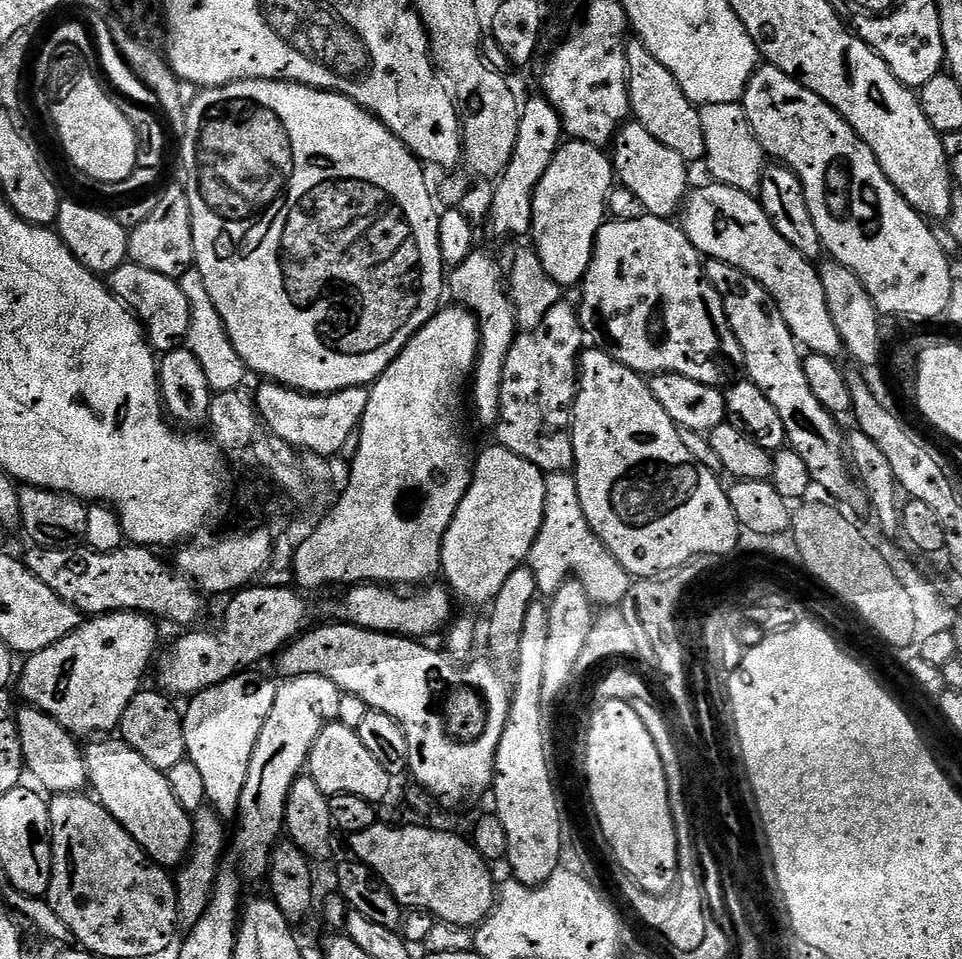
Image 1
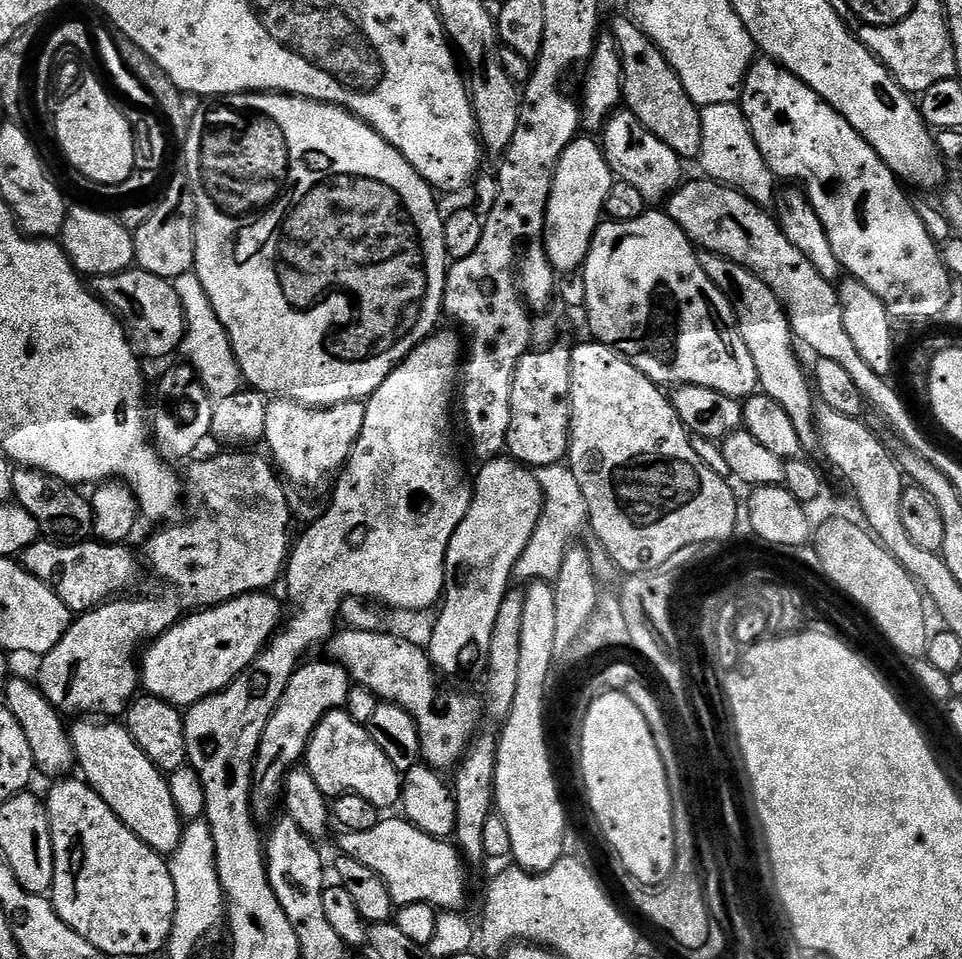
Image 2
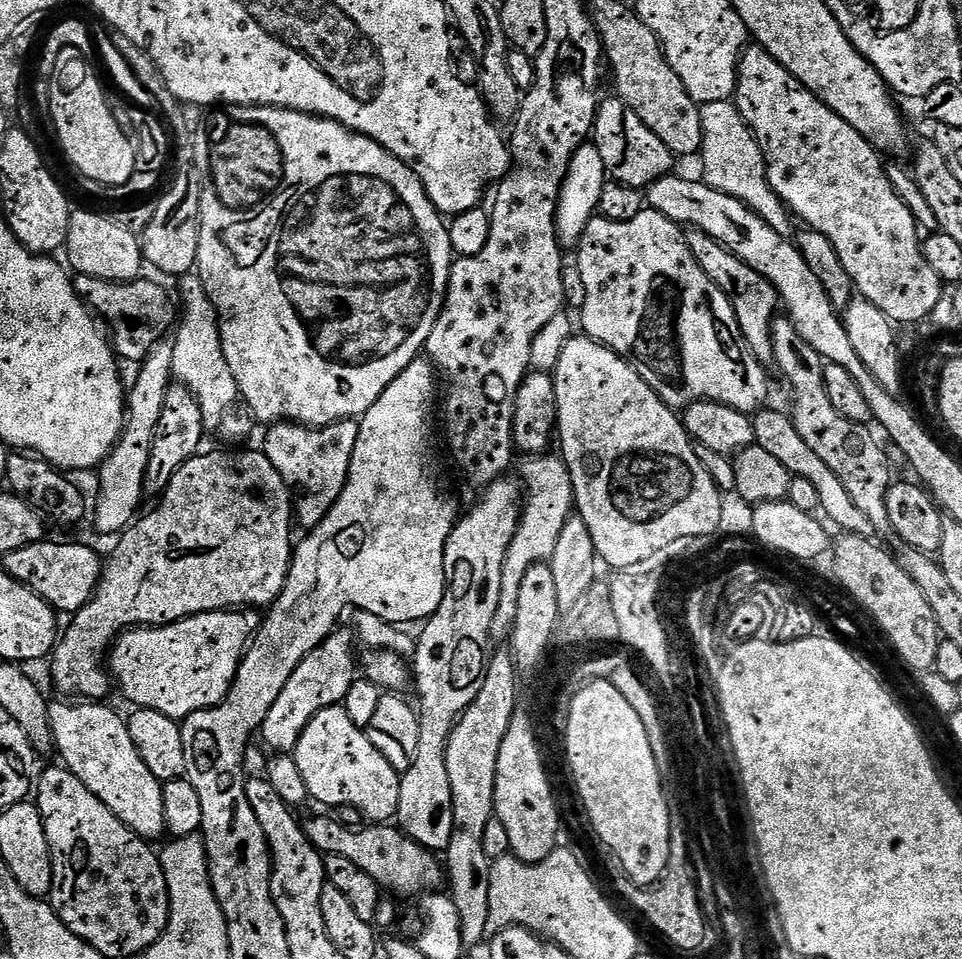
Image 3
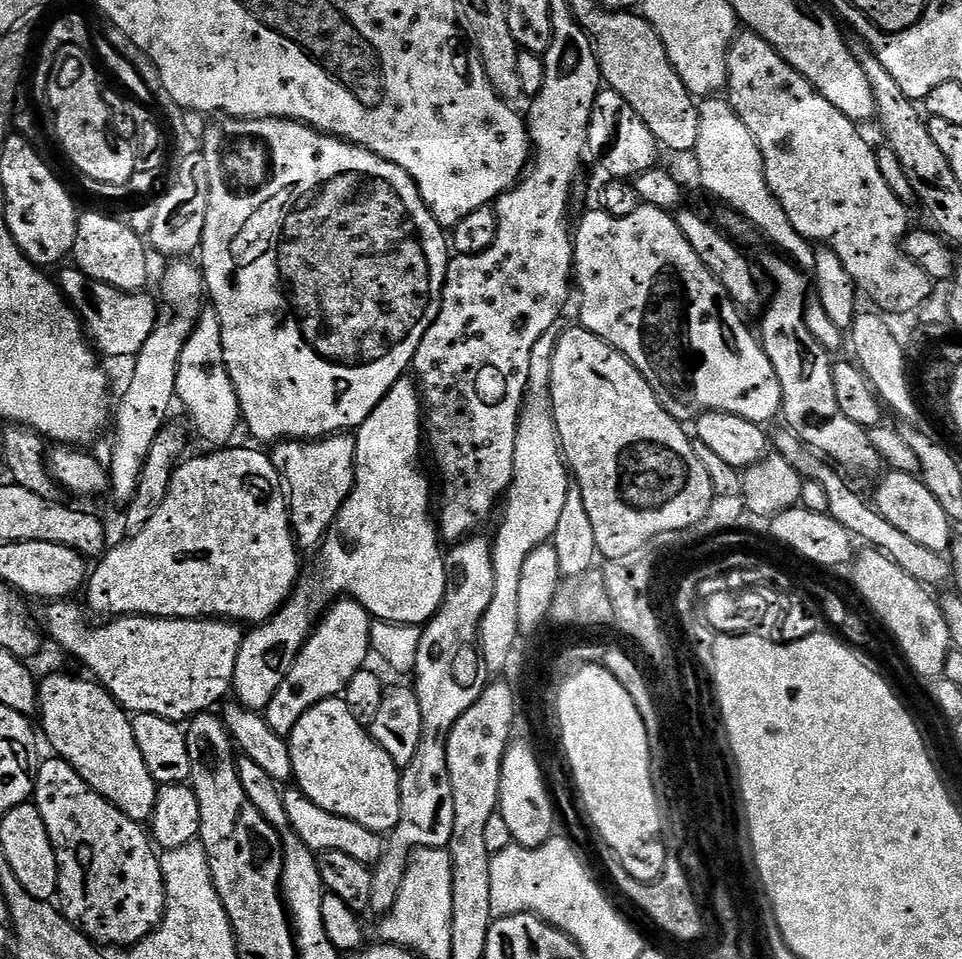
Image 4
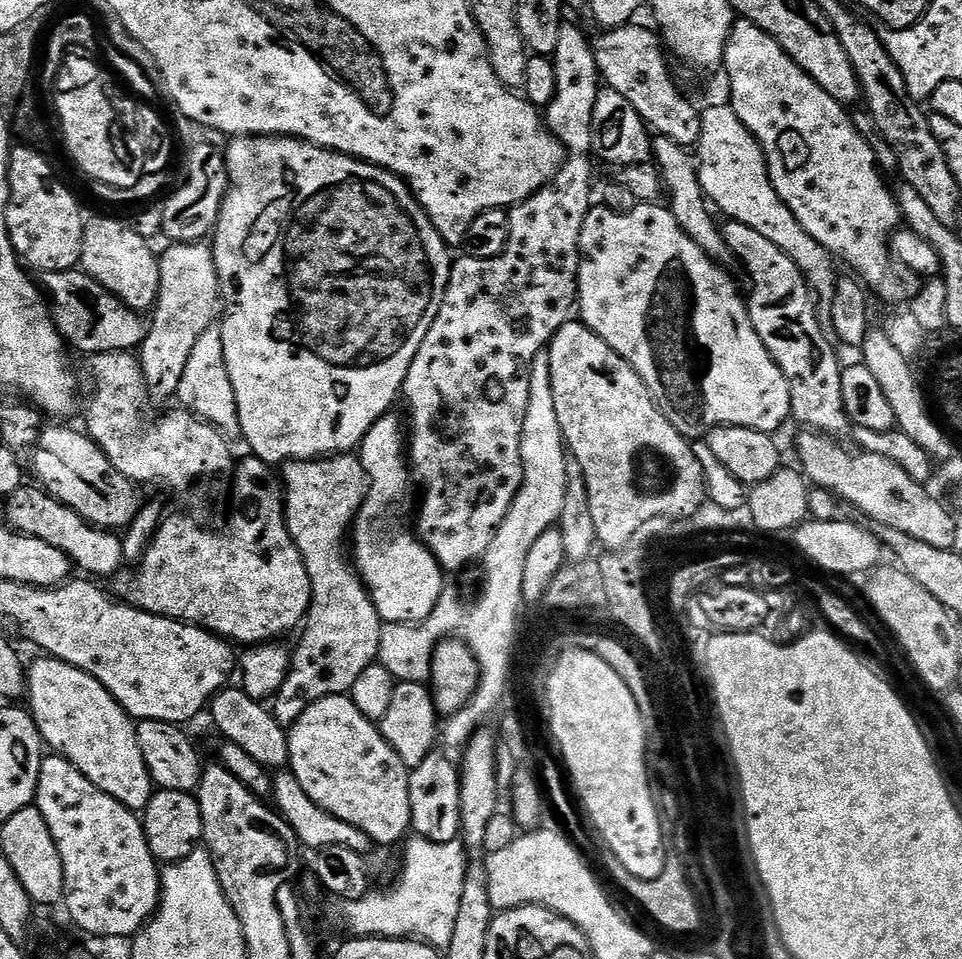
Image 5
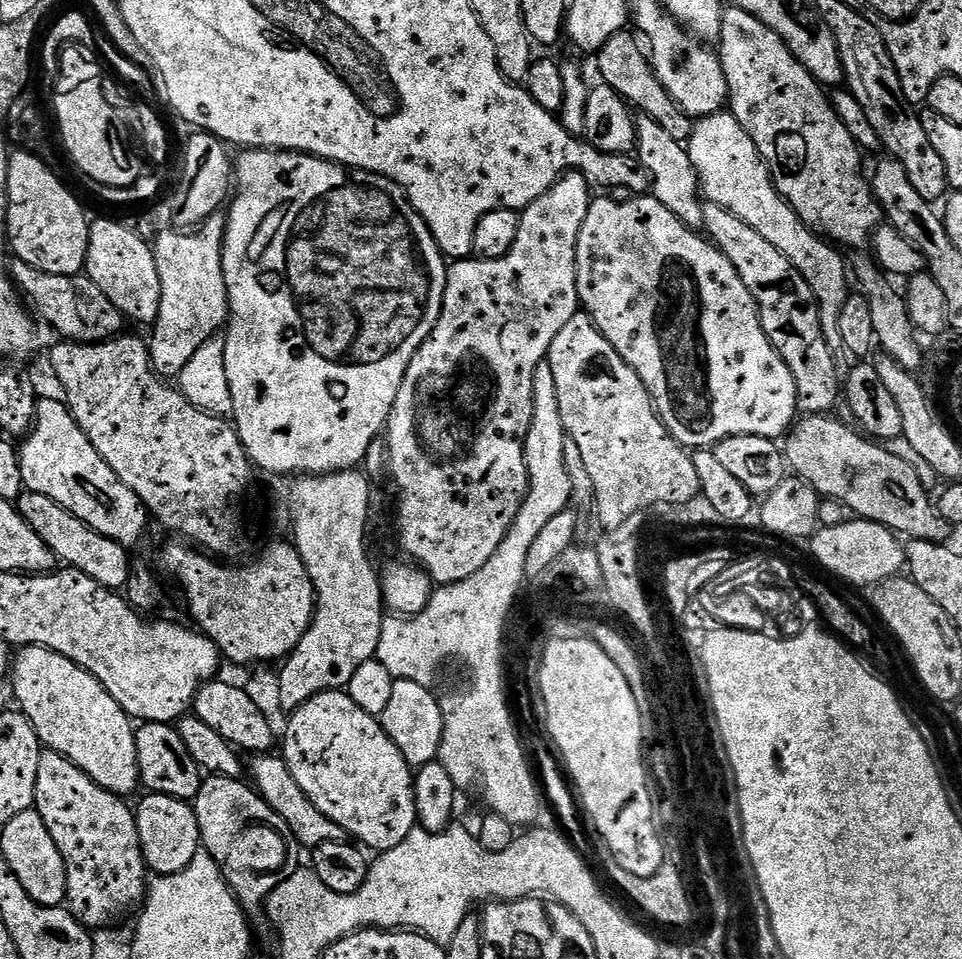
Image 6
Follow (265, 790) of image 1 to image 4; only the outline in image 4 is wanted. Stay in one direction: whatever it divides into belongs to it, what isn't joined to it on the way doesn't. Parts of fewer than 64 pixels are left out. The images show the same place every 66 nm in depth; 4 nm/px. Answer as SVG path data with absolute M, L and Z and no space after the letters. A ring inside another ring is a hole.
M340 598L327 609L315 632L304 643L296 665L286 674L282 686L266 709L268 725L278 735L288 738L296 724L318 702L335 700L347 688L354 674L365 667L372 646L374 620L359 601Z

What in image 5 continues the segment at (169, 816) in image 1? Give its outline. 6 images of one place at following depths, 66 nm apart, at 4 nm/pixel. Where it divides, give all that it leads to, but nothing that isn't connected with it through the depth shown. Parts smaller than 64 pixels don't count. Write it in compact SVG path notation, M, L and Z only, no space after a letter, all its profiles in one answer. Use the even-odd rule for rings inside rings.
M40 658L27 669L28 691L26 693L27 707L30 709L32 721L40 731L40 739L48 744L53 753L69 760L79 772L98 790L110 794L122 806L137 814L143 813L144 807L150 802L154 785L152 775L146 766L146 758L142 758L142 746L138 746L136 724L131 716L124 711L122 705L104 689L90 674L70 666L65 660L55 658Z

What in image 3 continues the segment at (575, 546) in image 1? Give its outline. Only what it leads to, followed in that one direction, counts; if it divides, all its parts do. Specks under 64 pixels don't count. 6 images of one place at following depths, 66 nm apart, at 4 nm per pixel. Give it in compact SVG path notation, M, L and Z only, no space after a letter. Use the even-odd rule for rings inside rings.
M536 454L525 459L528 461L524 464L522 484L526 489L526 503L522 508L518 530L508 547L506 562L502 566L502 590L492 623L492 634L496 638L507 637L512 631L514 614L518 610L518 586L522 586L522 574L526 574L530 566L551 561L554 546L558 546L558 534L562 534L562 526L566 526L568 517L574 512L576 495L570 470L559 455L552 455Z

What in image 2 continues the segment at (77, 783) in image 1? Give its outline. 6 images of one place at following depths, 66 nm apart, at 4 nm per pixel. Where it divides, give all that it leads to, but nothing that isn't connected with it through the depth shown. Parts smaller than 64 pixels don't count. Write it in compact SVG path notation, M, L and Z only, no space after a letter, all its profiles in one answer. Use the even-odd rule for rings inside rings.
M9 679L3 685L3 703L8 705L10 714L18 718L18 726L22 726L22 734L26 734L26 742L30 742L30 750L34 754L34 762L37 769L51 778L60 778L74 768L76 764L76 752L72 748L72 737L69 725L64 725L65 717L56 707L44 697L43 692L35 683L28 680Z

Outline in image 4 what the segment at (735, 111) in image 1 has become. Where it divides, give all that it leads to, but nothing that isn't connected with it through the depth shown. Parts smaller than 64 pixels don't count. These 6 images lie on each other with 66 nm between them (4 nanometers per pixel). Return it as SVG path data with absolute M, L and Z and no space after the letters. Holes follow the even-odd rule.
M724 98L701 99L698 107L700 117L694 159L700 167L701 186L710 195L717 196L722 203L728 204L724 206L736 215L749 220L757 233L765 232L781 248L779 249L781 253L789 252L784 254L791 257L801 269L812 270L815 266L816 248L806 237L798 234L798 230L794 230L786 210L782 210L782 206L776 201L776 196L766 182L760 147L754 134L750 134L746 122L738 118L732 105Z

